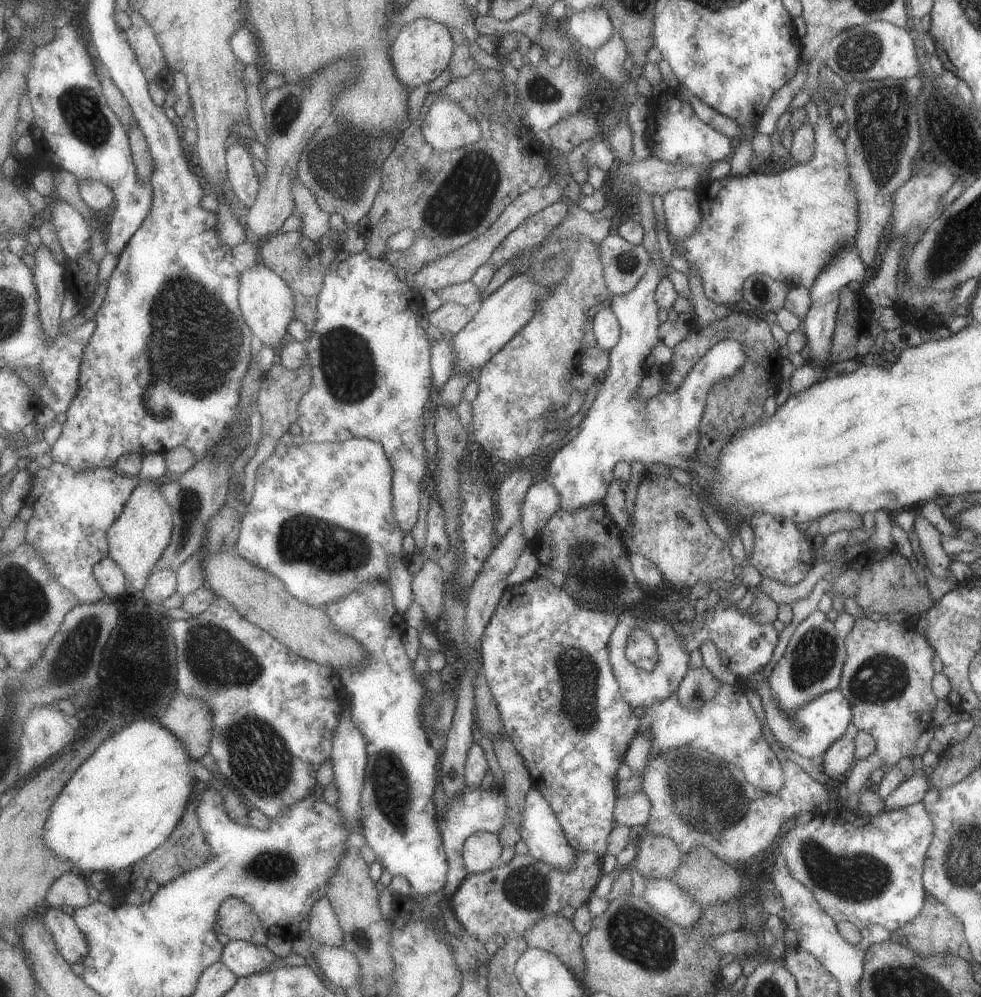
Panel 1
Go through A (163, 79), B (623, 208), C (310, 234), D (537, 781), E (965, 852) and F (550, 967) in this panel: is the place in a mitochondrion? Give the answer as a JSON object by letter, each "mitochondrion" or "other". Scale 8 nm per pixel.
{"A":"other","B":"other","C":"other","D":"other","E":"mitochondrion","F":"other"}

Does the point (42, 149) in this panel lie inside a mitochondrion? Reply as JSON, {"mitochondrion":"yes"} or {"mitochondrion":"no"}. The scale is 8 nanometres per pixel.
{"mitochondrion":"no"}

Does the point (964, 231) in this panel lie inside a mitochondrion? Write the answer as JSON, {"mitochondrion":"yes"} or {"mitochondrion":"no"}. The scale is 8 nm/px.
{"mitochondrion":"yes"}

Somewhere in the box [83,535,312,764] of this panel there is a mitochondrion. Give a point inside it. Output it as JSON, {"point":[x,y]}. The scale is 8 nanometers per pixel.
{"point":[215,659]}

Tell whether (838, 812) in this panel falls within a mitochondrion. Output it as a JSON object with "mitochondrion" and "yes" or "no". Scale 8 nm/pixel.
{"mitochondrion":"no"}

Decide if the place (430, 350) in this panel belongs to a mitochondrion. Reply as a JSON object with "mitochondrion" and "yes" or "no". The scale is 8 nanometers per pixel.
{"mitochondrion":"no"}

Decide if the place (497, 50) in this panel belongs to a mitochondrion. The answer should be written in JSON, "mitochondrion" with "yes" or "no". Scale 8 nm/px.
{"mitochondrion":"no"}

